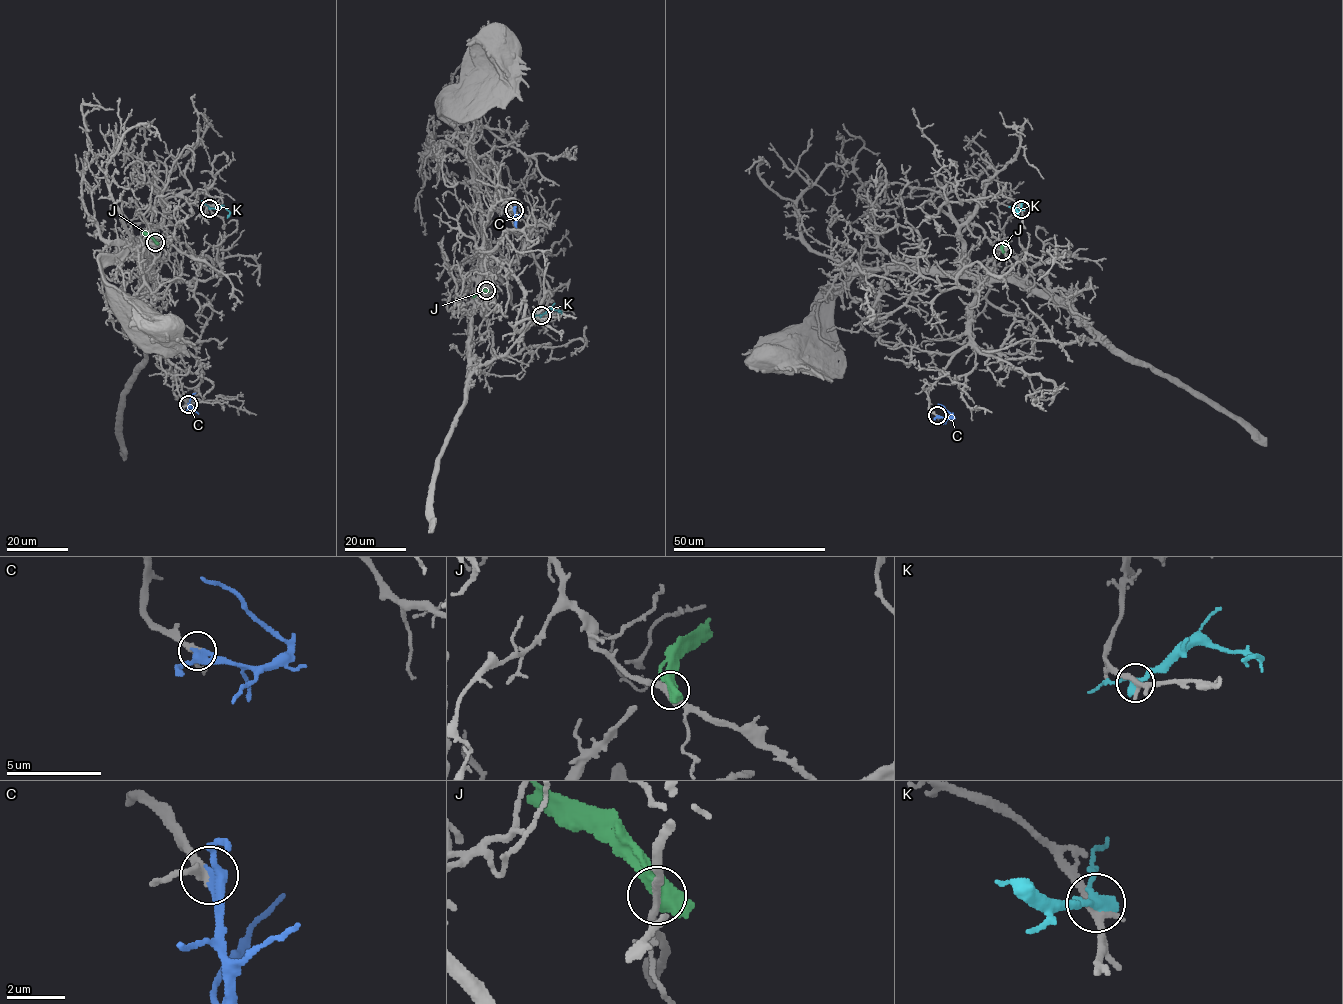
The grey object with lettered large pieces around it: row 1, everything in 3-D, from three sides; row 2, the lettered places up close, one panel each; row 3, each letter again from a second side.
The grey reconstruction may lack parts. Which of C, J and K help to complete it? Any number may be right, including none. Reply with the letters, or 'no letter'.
C

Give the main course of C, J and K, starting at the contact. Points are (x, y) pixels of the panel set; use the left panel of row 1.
C: (188, 403), (190, 408), (190, 398), (196, 393)
J: (155, 242), (141, 229)
K: (209, 208), (223, 207), (230, 212), (228, 214)

